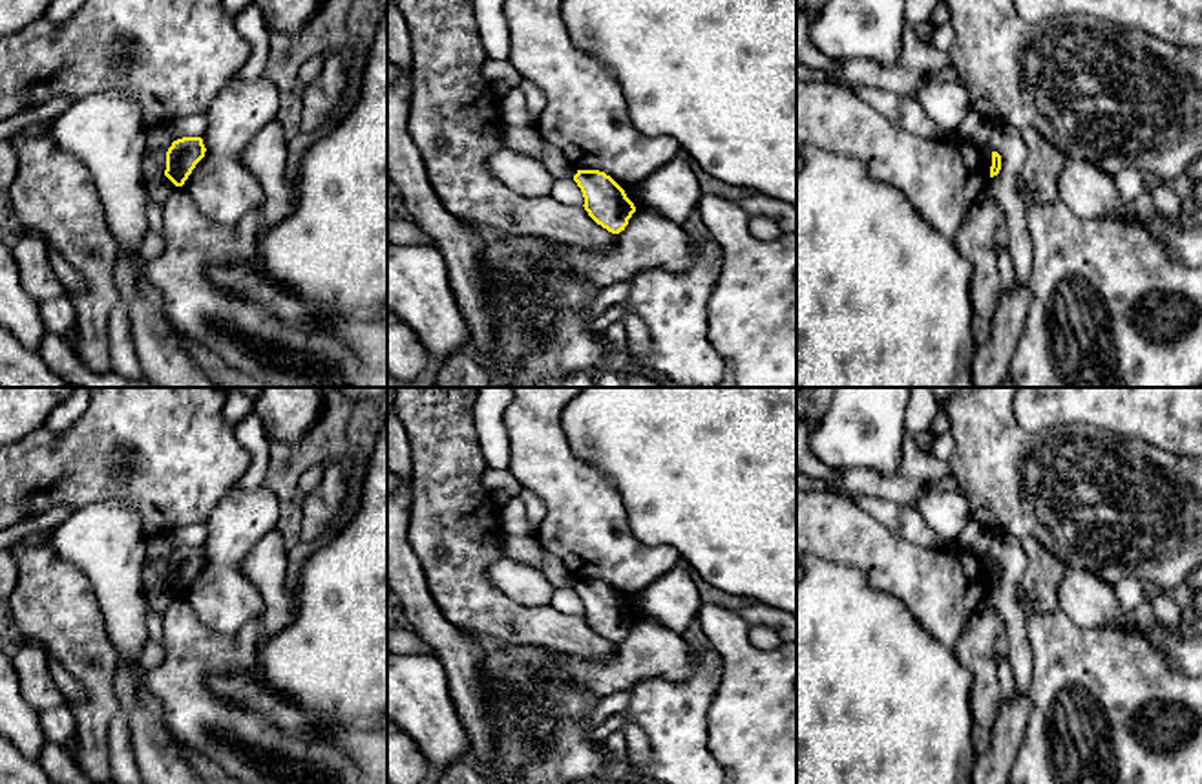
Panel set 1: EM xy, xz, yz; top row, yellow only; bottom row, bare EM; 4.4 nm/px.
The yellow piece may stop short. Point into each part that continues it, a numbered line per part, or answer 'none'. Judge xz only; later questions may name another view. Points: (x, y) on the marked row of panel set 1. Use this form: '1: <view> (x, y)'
none

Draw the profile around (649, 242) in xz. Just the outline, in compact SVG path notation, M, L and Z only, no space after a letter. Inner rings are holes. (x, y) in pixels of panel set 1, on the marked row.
M636 210L608 250L557 245L570 269L599 289L652 269L683 272L692 265L683 227L652 210Z

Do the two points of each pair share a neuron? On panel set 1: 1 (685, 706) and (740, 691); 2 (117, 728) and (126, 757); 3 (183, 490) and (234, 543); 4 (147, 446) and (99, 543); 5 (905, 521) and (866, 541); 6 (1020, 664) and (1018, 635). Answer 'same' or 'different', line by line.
1: different
2: same
3: different
4: different
5: different
6: same

